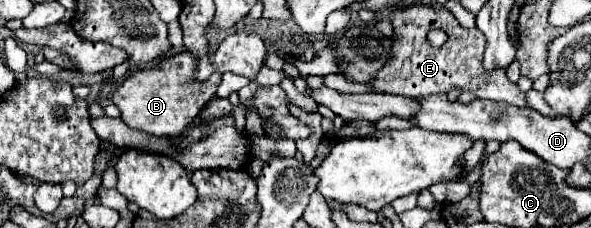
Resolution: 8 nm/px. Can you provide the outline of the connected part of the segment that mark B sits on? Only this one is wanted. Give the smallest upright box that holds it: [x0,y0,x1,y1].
[112,52,222,136]

